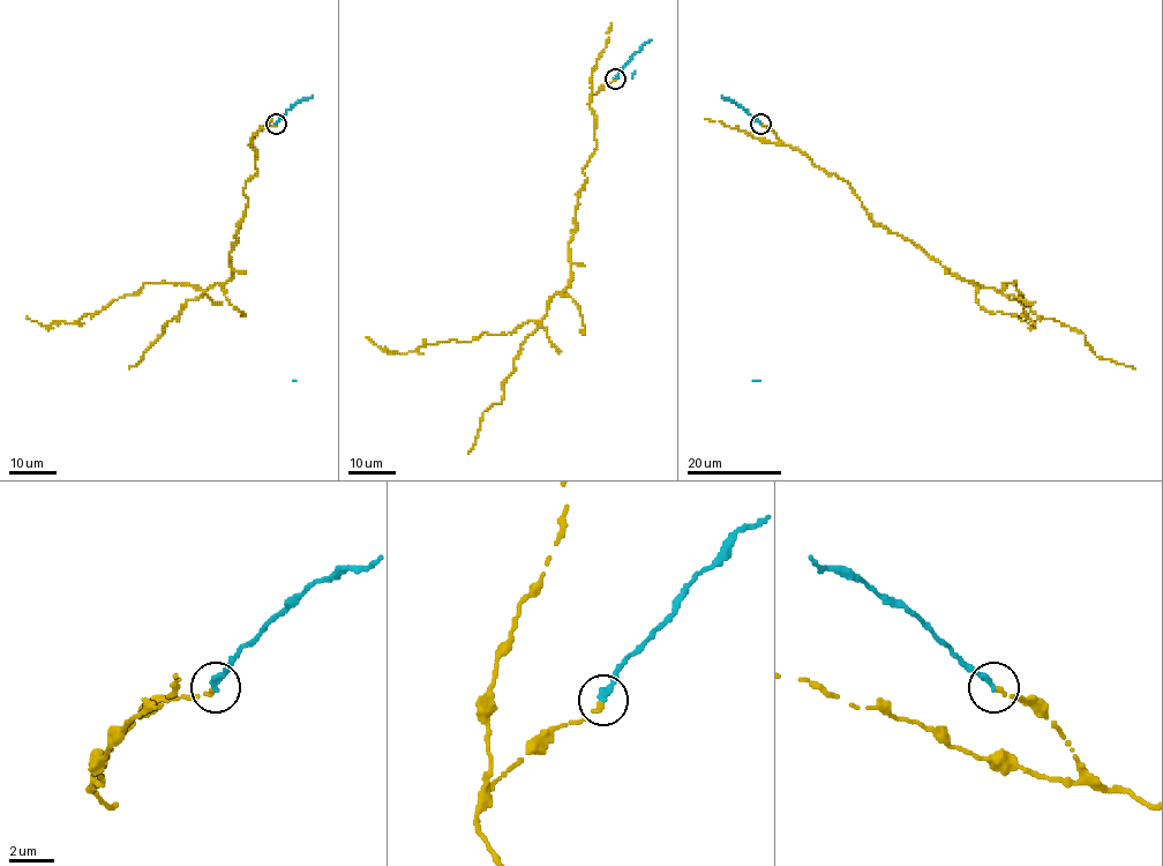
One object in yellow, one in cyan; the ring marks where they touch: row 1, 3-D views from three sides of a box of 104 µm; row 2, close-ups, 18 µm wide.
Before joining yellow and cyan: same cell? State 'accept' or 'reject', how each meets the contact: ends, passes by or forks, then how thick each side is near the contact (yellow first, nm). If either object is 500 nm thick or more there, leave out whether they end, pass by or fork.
accept; yellow ends there; cyan ends there; 200 nm thick on the yellow side, 320 nm on the other

